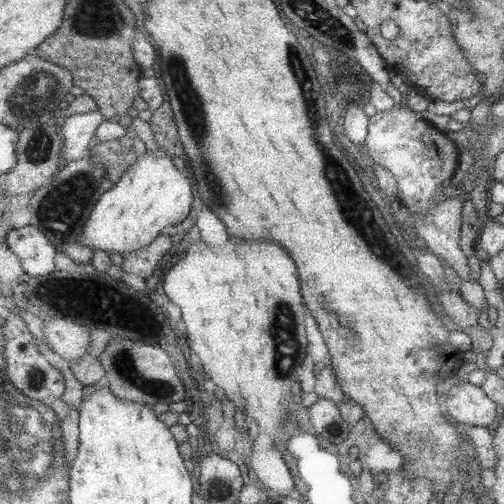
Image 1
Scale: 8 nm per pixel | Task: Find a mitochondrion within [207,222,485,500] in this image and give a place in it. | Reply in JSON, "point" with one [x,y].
{"point":[285,343]}

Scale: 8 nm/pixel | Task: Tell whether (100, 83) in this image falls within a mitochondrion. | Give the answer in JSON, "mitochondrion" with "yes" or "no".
{"mitochondrion":"no"}

